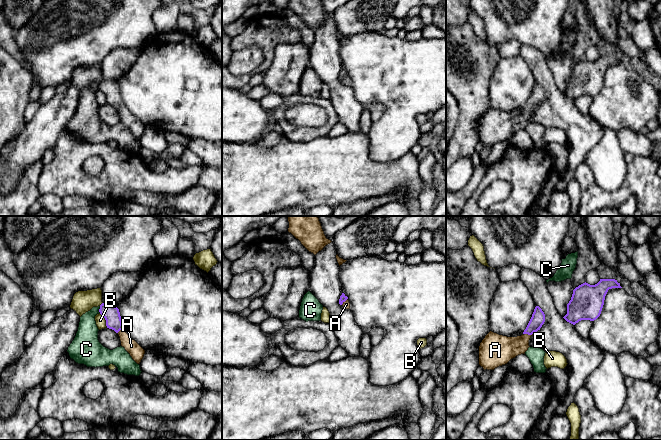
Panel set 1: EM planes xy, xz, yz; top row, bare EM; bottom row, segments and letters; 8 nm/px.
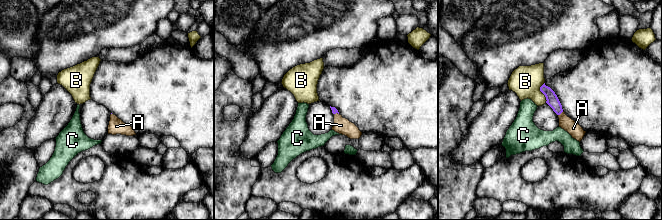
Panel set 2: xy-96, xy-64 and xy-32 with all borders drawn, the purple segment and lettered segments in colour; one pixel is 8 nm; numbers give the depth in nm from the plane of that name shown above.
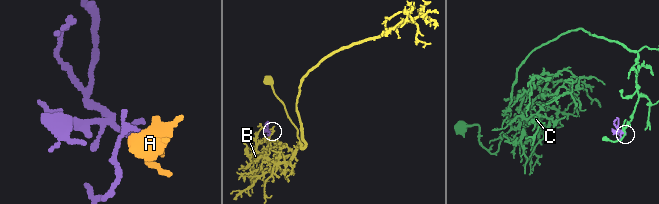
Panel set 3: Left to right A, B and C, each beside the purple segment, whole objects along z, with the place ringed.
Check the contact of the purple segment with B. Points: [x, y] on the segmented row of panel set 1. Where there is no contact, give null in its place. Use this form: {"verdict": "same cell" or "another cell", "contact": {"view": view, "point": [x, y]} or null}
{"verdict": "another cell", "contact": {"view": "xy", "point": [105, 319]}}

